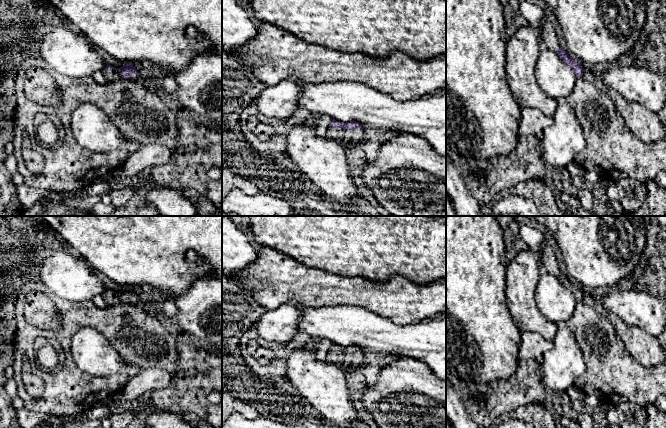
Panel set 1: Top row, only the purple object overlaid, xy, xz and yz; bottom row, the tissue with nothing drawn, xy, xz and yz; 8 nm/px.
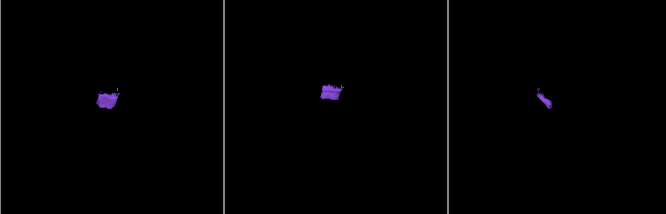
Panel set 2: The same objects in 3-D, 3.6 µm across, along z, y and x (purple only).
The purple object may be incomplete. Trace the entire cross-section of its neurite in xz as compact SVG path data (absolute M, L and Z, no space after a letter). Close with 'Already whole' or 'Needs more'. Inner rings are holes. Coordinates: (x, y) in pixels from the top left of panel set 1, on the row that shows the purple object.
M333 119L327 131L327 136L337 141L344 148L348 148L353 143L362 143L363 132L362 125L356 121L343 123Z. Needs more

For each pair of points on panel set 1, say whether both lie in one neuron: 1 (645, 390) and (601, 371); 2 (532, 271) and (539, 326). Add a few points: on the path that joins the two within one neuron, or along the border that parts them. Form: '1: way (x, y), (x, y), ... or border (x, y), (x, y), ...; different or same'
1: way (634, 382), (612, 374); same
2: way (527, 285), (527, 312); same

